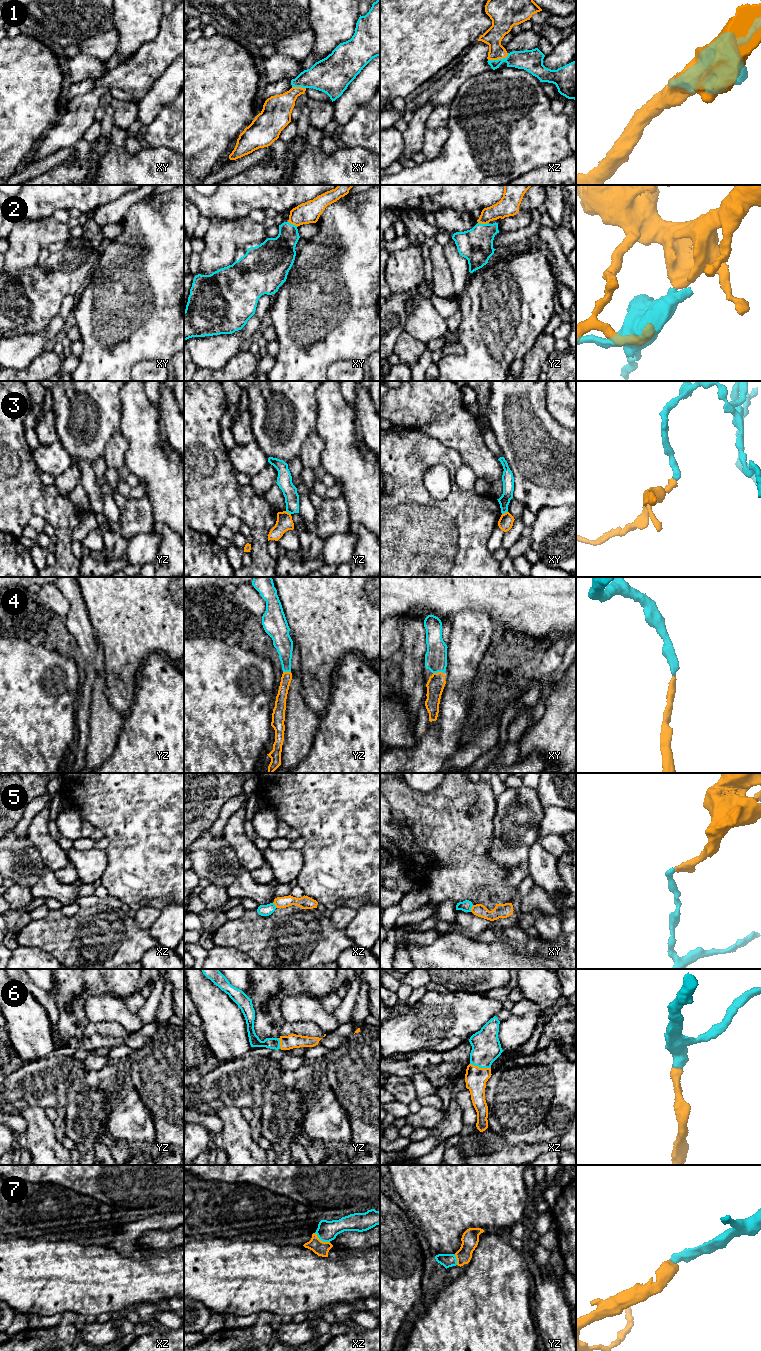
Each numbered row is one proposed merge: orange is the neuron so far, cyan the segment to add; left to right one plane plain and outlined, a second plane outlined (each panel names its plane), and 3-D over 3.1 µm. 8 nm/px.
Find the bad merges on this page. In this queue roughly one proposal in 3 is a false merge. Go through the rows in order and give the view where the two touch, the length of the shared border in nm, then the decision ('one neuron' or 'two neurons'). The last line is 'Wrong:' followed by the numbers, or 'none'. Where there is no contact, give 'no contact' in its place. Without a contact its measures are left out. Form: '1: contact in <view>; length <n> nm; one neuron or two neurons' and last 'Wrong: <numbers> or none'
1: contact in xz; length 180 nm; one neuron
2: contact in yz; length 90 nm; two neurons
3: contact in xy; length 50 nm; two neurons
4: contact in xy; length 90 nm; one neuron
5: contact in xy; length 60 nm; two neurons
6: contact in xz; length 170 nm; one neuron
7: contact in xz; length 150 nm; one neuron
Wrong: 2, 3, 5

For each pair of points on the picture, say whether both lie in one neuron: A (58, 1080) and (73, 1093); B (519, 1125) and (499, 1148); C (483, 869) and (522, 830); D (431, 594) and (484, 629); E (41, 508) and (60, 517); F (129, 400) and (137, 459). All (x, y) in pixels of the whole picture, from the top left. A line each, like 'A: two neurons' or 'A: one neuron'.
A: two neurons
B: two neurons
C: two neurons
D: two neurons
E: one neuron
F: one neuron

